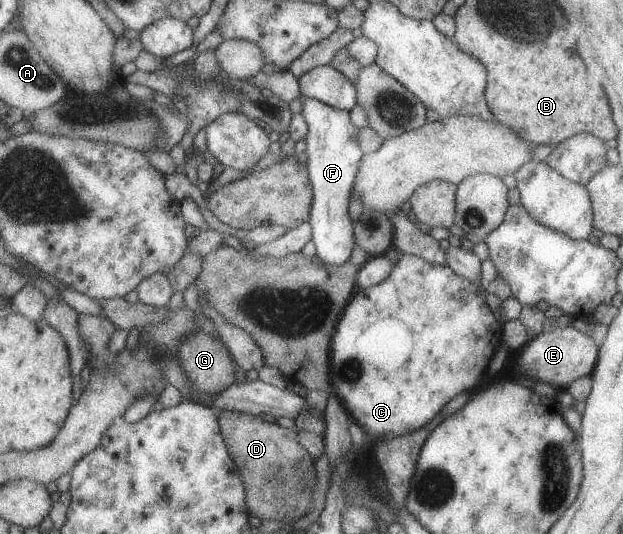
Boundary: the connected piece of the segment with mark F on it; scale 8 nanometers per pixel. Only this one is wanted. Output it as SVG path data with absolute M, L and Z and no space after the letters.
M303 98L302 114L309 124L305 162L309 166L315 194L311 224L317 256L328 266L342 266L350 260L356 246L355 224L350 218L350 198L363 158L361 131L352 120L352 112L315 98Z

